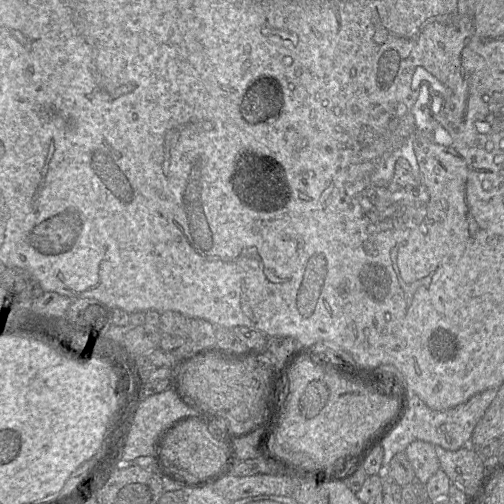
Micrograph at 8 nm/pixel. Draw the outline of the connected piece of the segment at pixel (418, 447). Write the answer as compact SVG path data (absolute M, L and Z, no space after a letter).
M422 440L411 442L405 449L406 456L418 482L425 484L440 469L434 445Z

